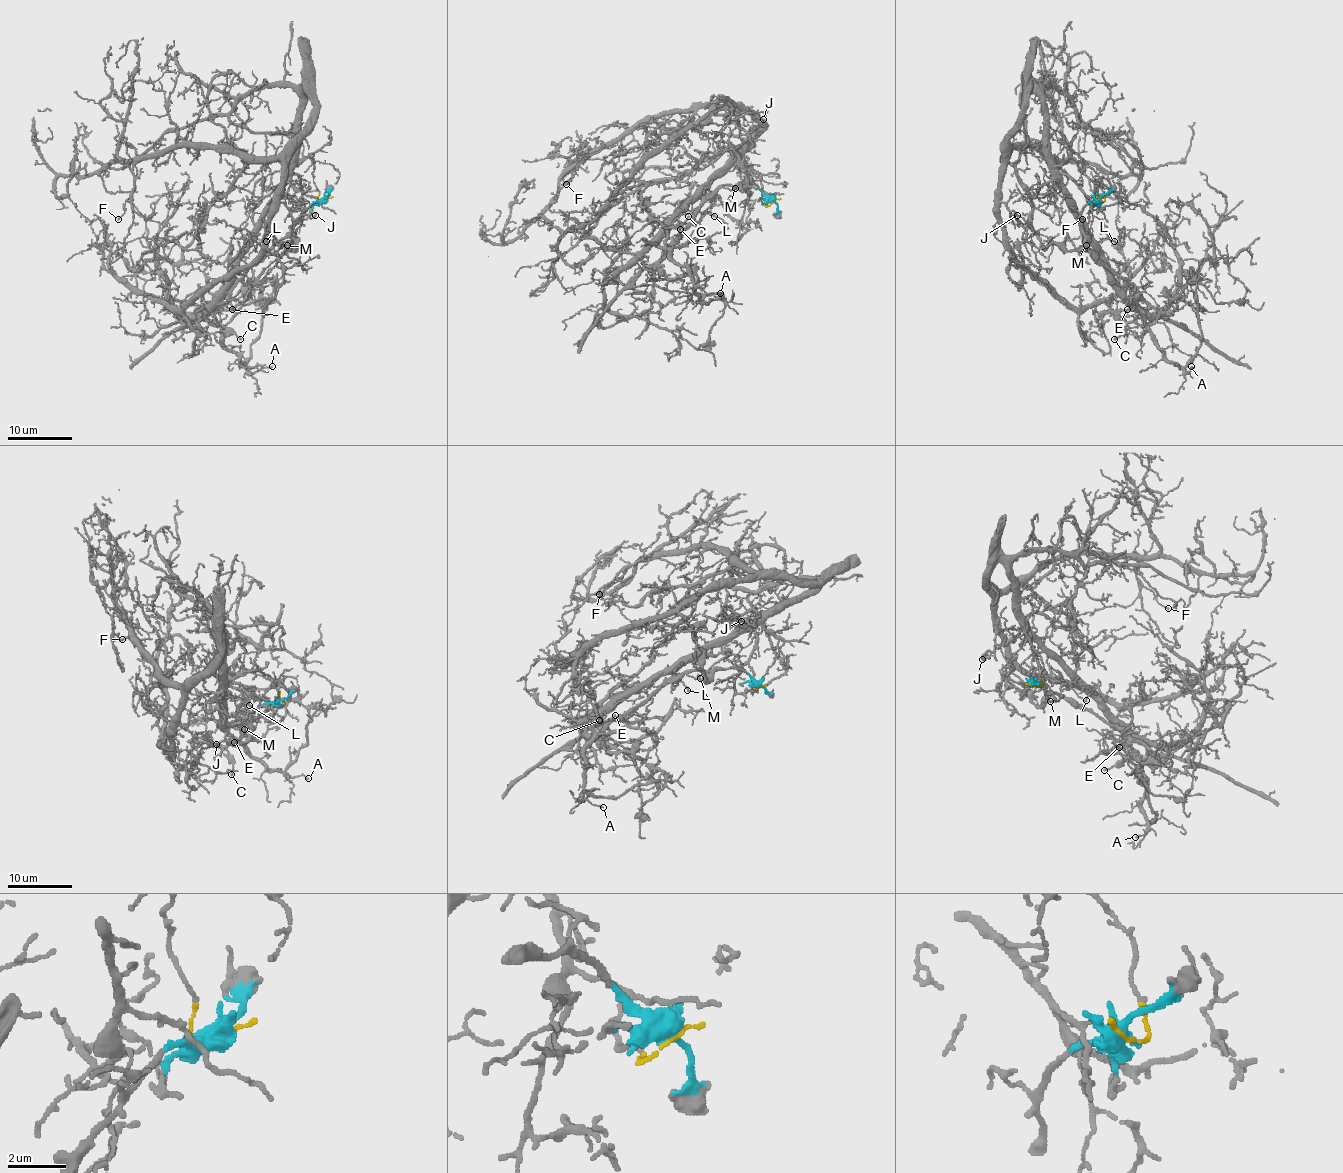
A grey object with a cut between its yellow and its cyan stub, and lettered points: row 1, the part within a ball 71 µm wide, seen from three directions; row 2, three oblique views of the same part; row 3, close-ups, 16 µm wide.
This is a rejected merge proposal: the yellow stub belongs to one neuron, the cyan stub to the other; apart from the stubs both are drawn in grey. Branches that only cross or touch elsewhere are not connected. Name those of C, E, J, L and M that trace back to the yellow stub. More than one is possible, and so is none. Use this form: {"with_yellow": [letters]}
{"with_yellow": ["J", "L"]}

